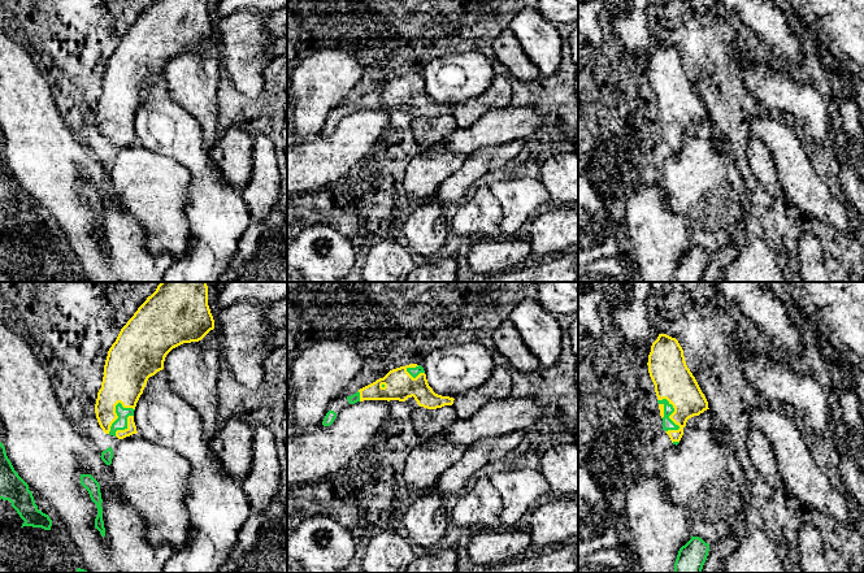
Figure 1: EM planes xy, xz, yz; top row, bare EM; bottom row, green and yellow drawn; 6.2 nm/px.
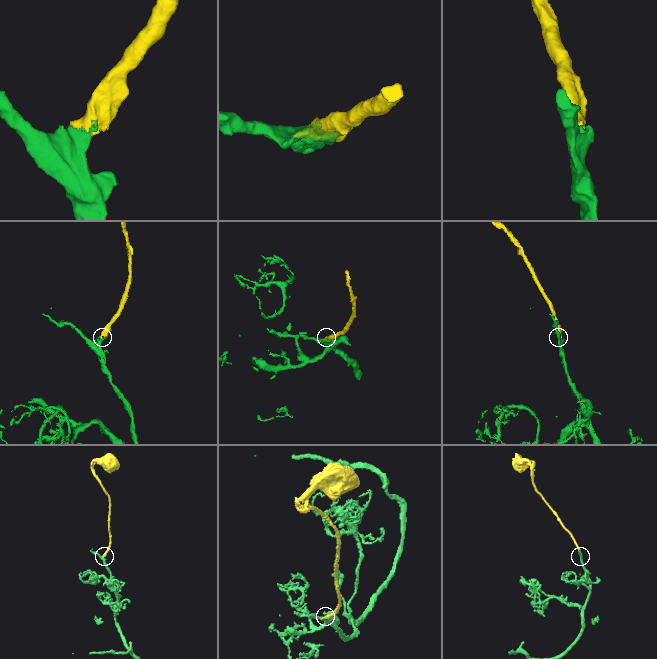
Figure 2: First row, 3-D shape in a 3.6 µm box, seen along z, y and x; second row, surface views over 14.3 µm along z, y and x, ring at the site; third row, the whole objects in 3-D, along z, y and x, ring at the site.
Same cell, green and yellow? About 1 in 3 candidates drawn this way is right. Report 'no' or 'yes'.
yes

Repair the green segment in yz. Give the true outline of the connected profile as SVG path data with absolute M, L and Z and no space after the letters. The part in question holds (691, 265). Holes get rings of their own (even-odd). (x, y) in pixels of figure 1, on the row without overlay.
M691 244L691 248L678 260L674 282L702 282L708 260L708 252L699 246Z

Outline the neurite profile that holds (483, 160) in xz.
M511 140L505 144L481 147L472 152L464 164L438 188L437 197L446 205L461 200L468 190L486 173L498 170L513 160L524 148L525 140Z

